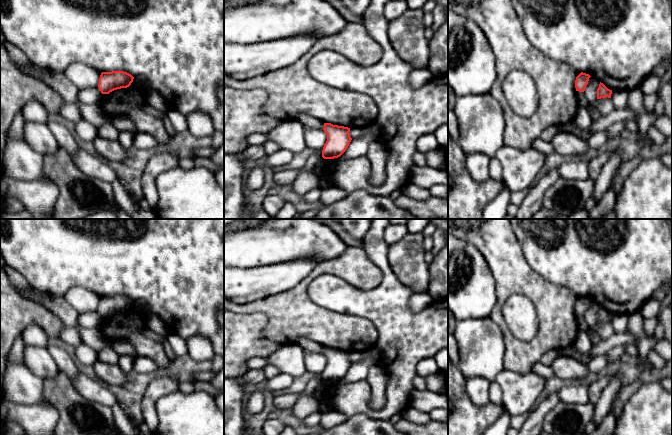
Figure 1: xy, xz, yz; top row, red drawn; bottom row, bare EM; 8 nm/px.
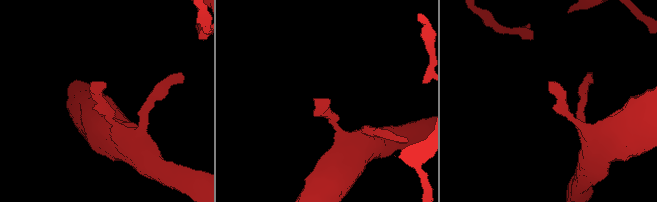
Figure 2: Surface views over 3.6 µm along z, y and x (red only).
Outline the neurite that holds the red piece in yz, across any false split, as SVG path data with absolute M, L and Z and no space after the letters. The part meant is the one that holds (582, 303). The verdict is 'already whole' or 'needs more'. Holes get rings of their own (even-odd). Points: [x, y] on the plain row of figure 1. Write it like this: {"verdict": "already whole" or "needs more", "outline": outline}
{"verdict": "already whole", "outline": "M581 296L575 304L576 315L584 316L590 301L589 298Z"}

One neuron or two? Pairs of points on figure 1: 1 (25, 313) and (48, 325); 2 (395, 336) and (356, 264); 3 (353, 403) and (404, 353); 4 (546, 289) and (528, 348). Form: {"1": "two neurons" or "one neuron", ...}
{"1": "one neuron", "2": "two neurons", "3": "one neuron", "4": "one neuron"}

